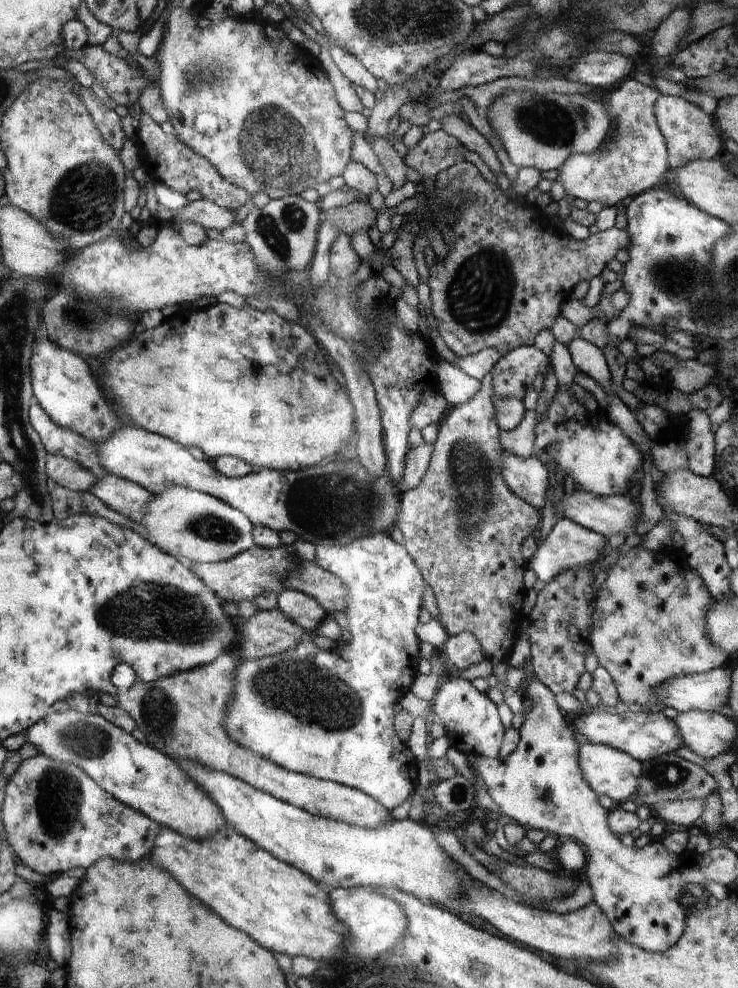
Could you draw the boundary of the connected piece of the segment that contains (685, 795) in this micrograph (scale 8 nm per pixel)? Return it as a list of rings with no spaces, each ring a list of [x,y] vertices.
[[[676,754],[654,757],[652,760],[641,762],[641,776],[635,795],[639,804],[654,804],[662,799],[688,799],[704,801],[710,793],[717,792],[717,782],[701,766],[687,761]]]

